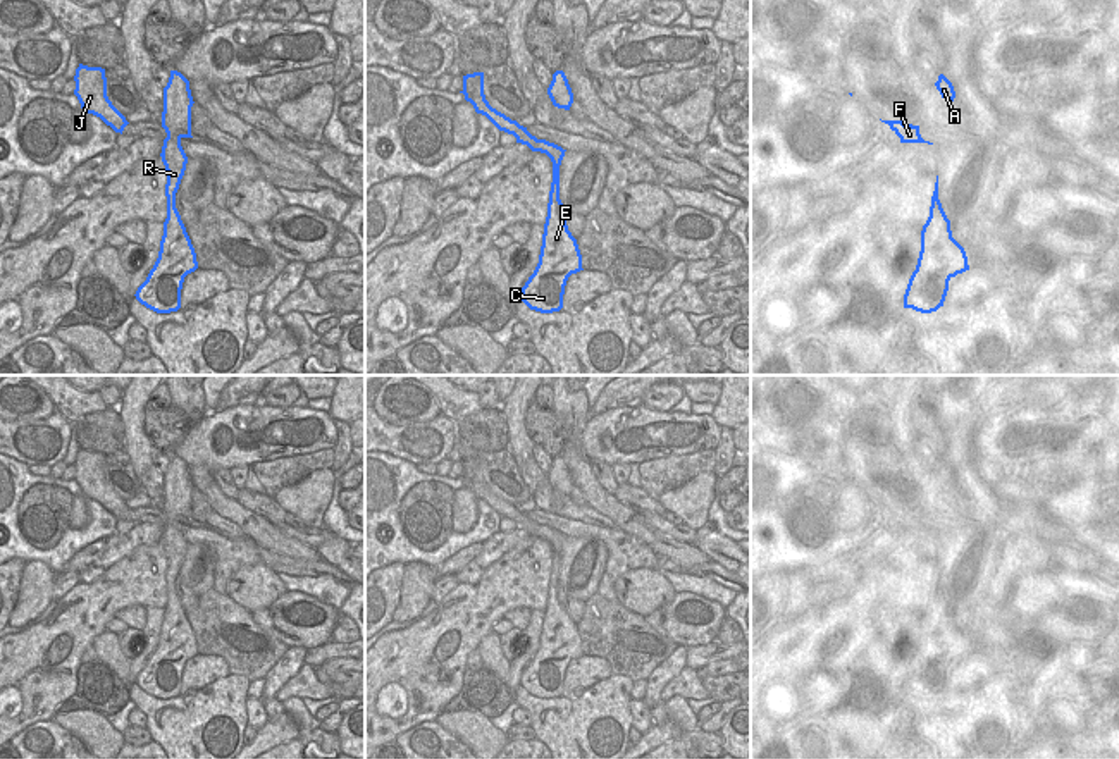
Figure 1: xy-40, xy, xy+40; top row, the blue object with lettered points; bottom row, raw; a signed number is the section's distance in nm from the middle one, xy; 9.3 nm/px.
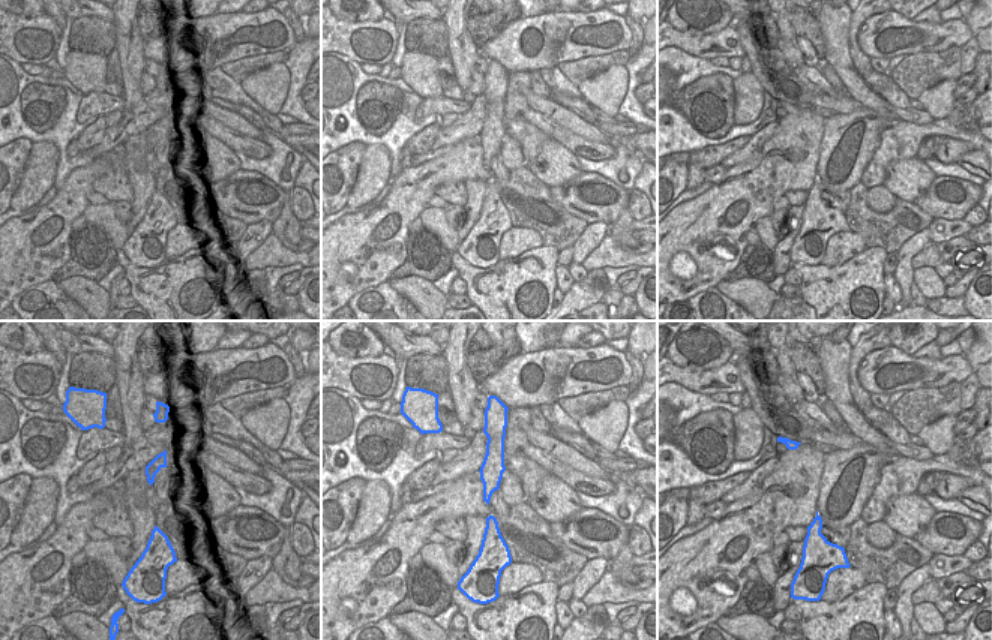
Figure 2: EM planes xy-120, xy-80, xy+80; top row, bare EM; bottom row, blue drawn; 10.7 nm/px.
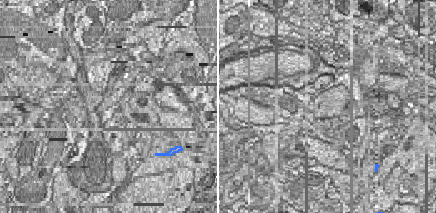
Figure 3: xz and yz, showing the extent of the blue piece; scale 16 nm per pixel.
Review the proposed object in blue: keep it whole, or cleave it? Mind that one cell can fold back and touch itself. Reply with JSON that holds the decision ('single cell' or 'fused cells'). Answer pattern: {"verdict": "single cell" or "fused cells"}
{"verdict": "single cell"}

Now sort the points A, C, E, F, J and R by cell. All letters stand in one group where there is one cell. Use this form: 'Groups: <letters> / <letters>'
Groups: A C E F J R.

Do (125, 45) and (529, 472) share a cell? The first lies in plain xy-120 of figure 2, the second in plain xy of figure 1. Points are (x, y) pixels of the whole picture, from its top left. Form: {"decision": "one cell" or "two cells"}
{"decision": "two cells"}

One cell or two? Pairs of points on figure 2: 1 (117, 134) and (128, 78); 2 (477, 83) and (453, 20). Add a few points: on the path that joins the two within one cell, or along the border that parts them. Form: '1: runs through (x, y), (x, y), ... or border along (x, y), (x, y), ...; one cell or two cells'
1: border along (143, 96), (123, 114); two cells
2: border along (474, 66), (468, 87), (474, 96); two cells

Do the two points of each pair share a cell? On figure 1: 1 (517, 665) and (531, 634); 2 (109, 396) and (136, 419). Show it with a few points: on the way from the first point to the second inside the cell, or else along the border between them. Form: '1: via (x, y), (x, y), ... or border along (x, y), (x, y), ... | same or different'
1: via (524, 658), (531, 651), (532, 641) | same
2: border along (123, 393), (116, 407) | different

